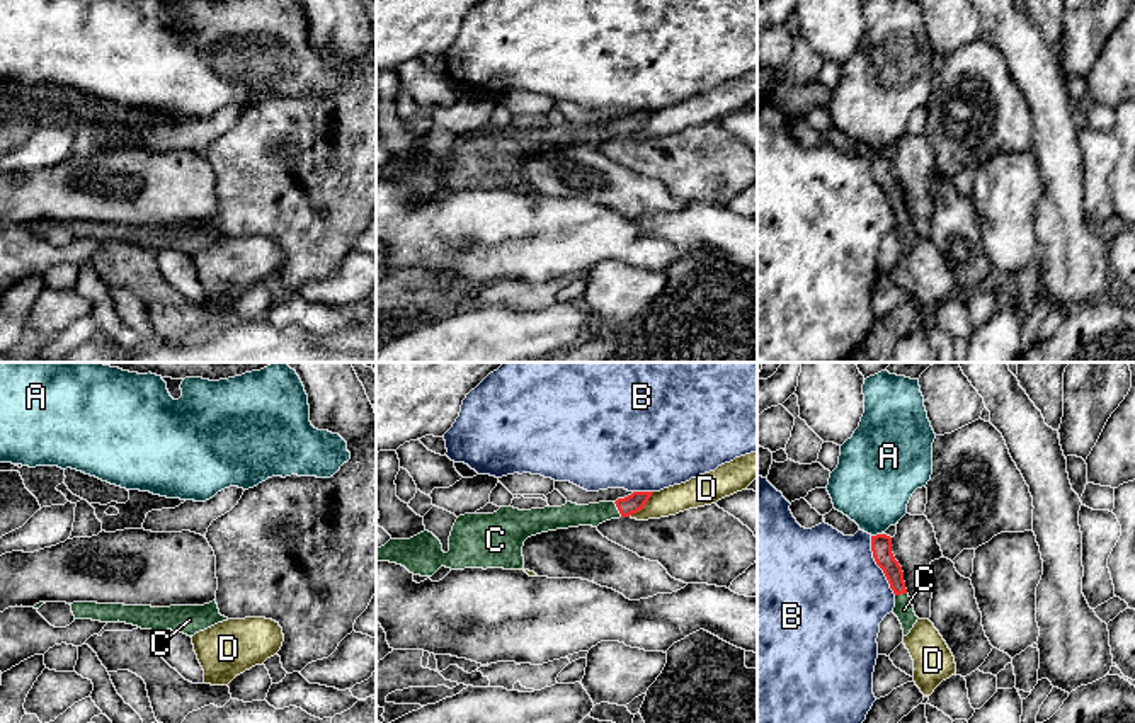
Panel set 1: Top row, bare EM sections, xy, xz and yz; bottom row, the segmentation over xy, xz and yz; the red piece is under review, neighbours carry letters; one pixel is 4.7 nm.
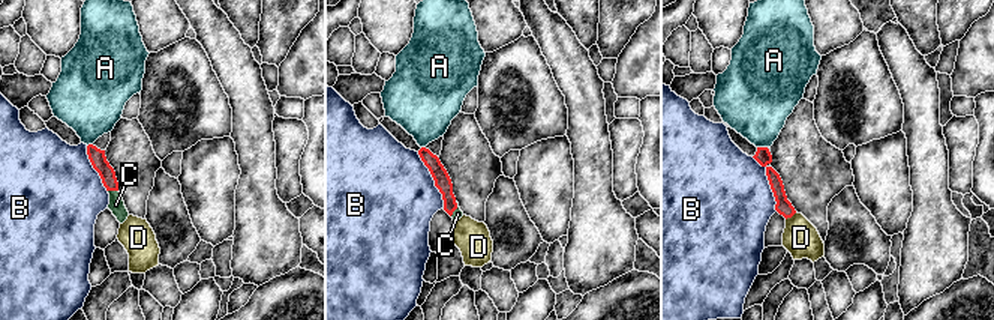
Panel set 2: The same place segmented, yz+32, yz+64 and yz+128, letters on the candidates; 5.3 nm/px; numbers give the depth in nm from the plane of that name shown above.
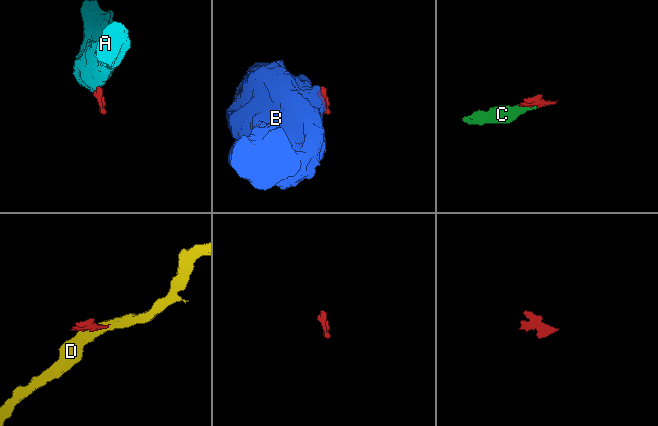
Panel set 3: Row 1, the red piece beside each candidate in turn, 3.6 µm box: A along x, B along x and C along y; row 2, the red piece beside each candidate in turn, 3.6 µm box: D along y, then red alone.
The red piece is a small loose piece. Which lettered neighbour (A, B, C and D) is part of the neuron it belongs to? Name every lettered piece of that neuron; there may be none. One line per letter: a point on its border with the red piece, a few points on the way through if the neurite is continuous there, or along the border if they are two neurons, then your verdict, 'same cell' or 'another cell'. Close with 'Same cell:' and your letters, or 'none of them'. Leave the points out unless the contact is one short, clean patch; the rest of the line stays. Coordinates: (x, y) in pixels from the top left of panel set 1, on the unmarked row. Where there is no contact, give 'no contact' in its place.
A: meets red in yz at (877, 153); border along yz (880, 152), (872, 155); another cell
B: meets red in yz at (877, 182); another cell
C: meets red in xz at (618, 128); runs through xz (632, 123), (618, 128), (596, 133), (570, 133); same cell
D: meets red in xz at (642, 126); border along xz (654, 111), (640, 128), (628, 135); another cell
Same cell: C

